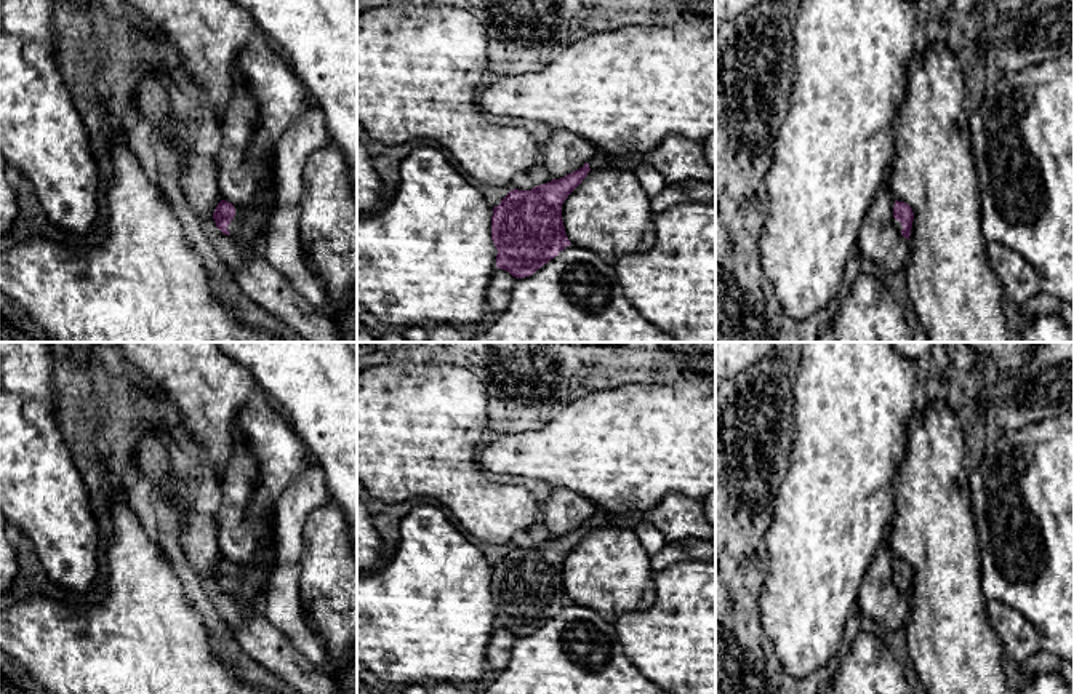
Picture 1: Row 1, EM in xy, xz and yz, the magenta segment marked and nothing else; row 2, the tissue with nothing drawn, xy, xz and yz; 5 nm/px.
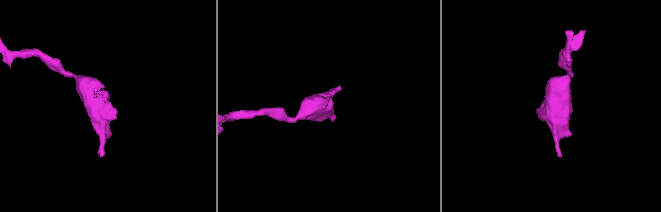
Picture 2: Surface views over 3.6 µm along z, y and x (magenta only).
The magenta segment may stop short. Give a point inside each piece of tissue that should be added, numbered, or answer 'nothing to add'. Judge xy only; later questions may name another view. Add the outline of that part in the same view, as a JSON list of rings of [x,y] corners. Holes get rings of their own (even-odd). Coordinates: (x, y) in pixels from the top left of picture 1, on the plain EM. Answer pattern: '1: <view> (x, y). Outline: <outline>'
1: xy (250, 582). Outline: [[[275,561],[256,566],[242,566],[234,563],[234,566],[235,574],[227,584],[229,592],[248,603],[261,604],[269,590],[269,582],[275,571]]]

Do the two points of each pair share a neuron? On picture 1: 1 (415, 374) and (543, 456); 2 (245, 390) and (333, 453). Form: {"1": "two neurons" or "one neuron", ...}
{"1": "two neurons", "2": "two neurons"}

